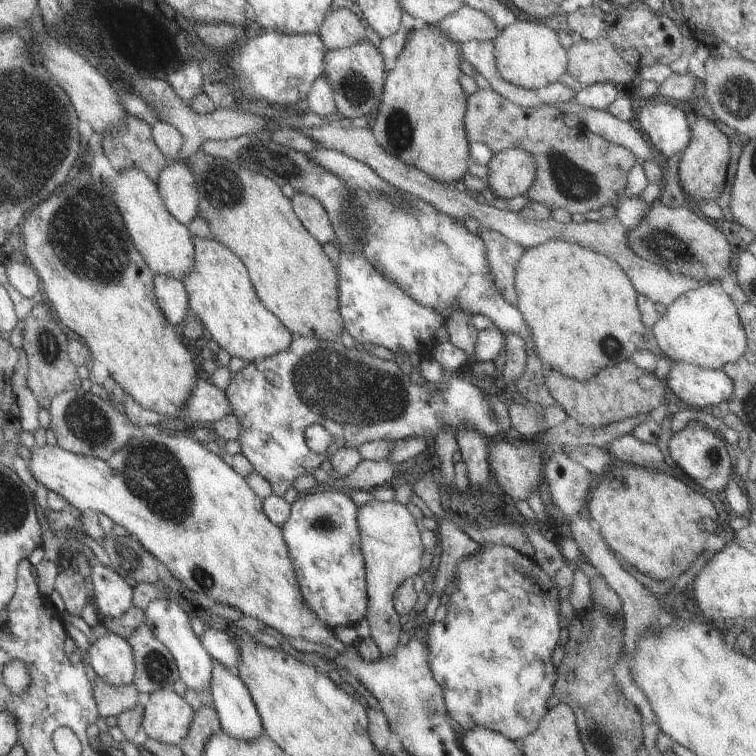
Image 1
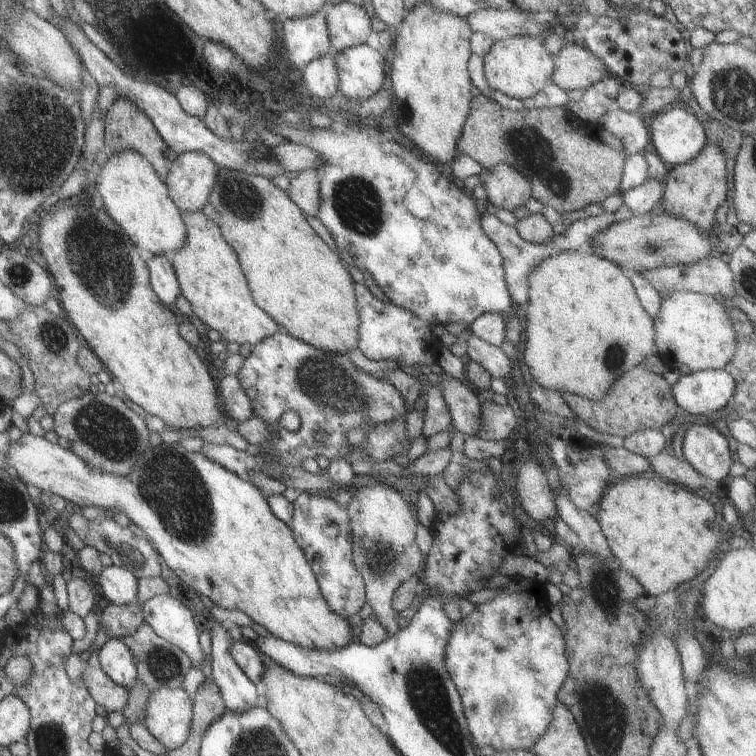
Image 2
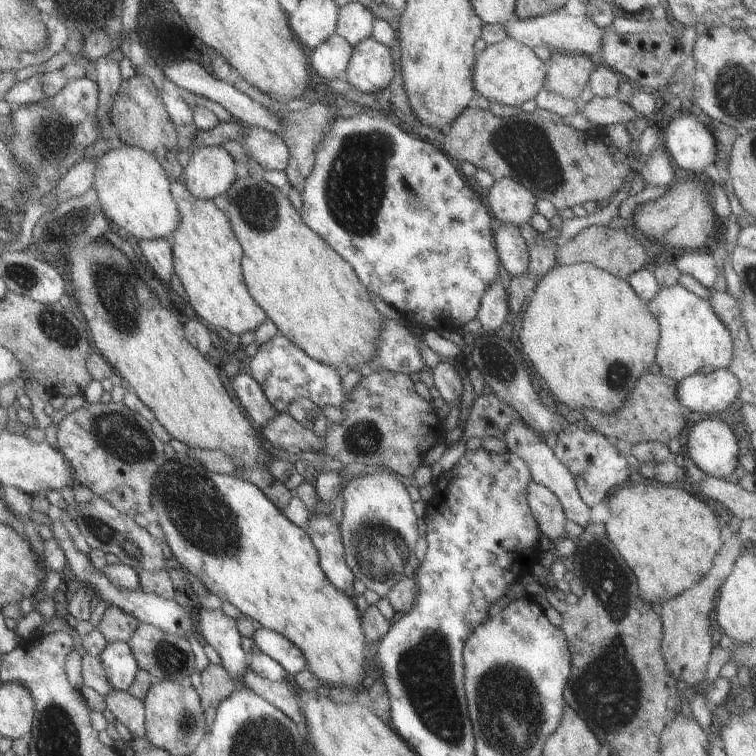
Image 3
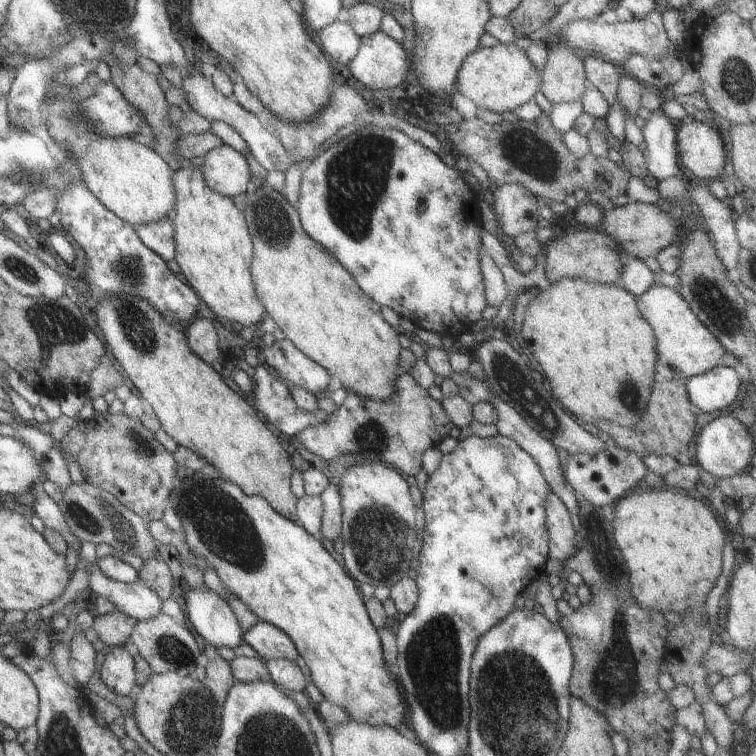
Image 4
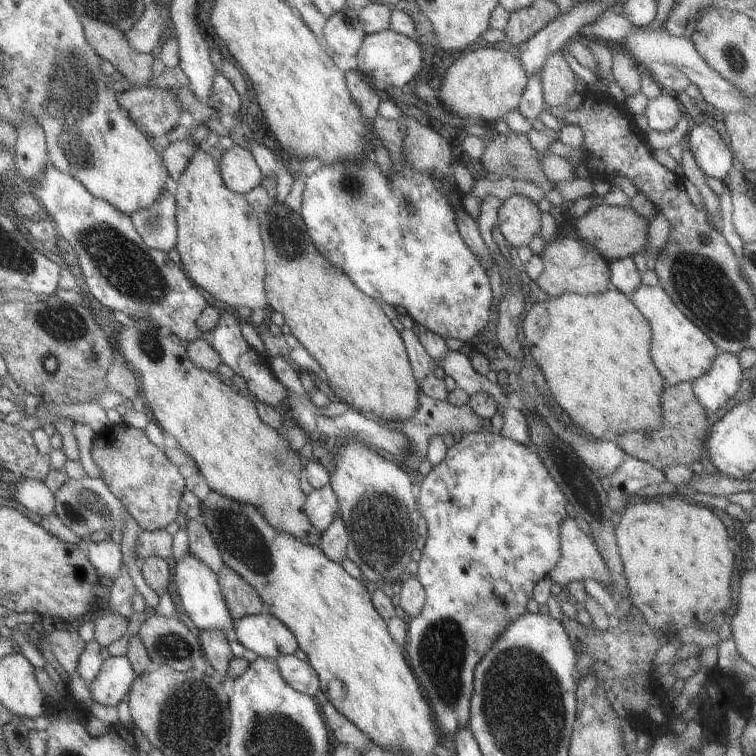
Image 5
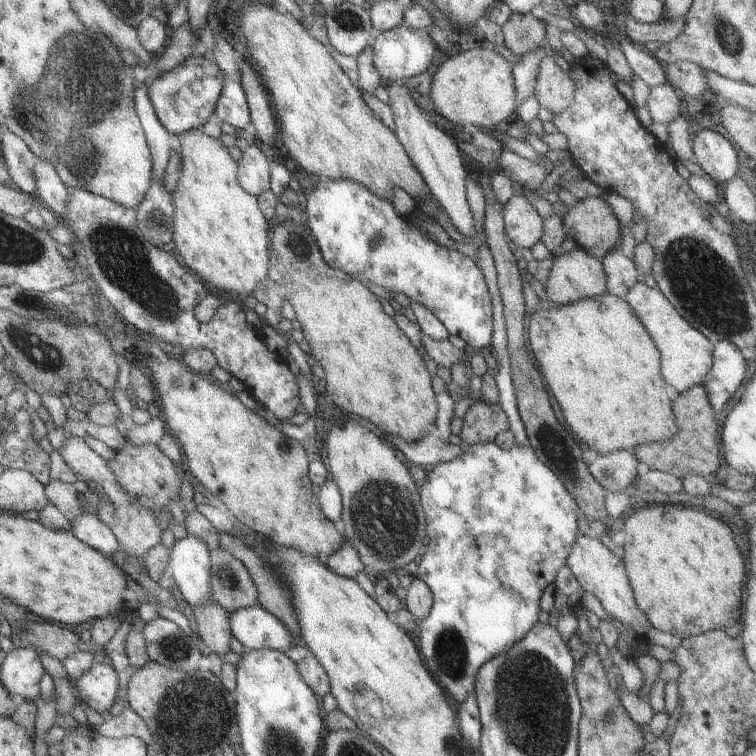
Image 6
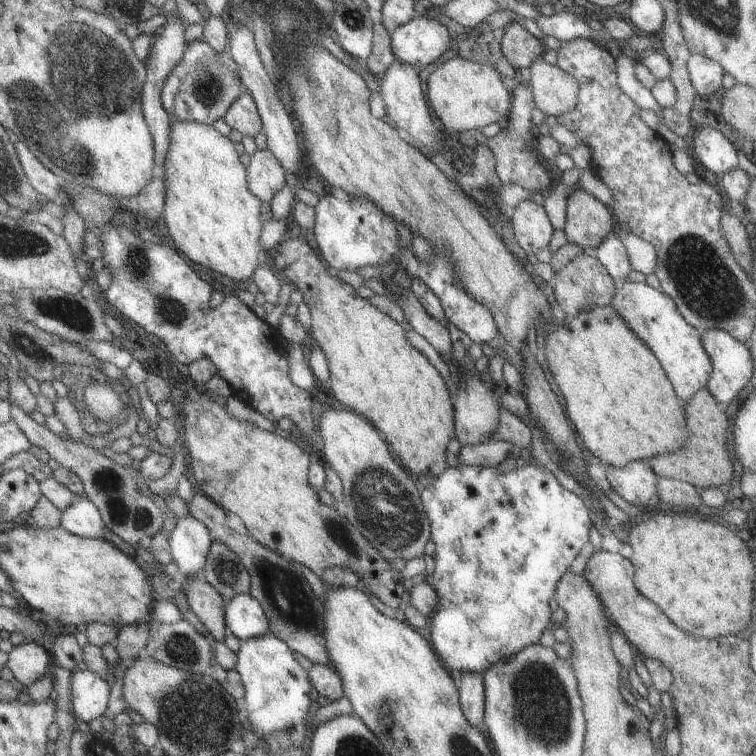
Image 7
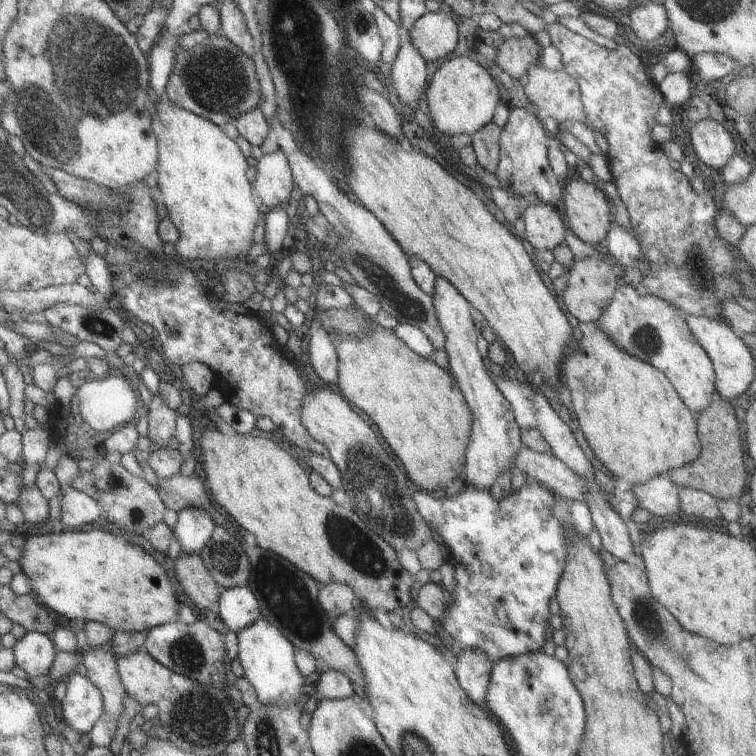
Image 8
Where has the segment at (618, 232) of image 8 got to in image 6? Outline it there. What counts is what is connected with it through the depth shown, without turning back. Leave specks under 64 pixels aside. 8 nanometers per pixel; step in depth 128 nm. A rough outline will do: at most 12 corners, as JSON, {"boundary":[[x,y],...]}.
{"boundary":[[618,247],[599,260],[606,292],[623,298],[637,282],[634,263]]}

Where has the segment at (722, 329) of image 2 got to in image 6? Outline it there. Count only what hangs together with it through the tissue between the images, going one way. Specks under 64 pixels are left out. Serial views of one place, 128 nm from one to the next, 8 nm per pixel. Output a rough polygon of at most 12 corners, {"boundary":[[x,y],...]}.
{"boundary":[[636,282],[623,300],[659,354],[664,384],[702,385],[713,344],[659,290]]}

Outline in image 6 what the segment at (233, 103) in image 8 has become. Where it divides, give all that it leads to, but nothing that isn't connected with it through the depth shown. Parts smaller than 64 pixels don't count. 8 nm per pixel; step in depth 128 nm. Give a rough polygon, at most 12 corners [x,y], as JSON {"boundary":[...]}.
{"boundary":[[191,55],[146,85],[169,134],[200,129],[223,81]]}

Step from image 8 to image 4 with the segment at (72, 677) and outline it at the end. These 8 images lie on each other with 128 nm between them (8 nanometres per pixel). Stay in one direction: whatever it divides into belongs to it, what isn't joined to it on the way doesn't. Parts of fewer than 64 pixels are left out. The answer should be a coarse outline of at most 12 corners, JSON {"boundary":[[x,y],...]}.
{"boundary":[[120,646],[99,665],[101,682],[127,696],[136,684],[134,660]]}

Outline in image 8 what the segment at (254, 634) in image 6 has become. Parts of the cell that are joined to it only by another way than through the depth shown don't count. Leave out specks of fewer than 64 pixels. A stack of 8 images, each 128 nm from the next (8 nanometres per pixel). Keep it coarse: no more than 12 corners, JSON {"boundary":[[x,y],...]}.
{"boundary":[[246,584],[220,591],[216,613],[236,633],[260,617]]}

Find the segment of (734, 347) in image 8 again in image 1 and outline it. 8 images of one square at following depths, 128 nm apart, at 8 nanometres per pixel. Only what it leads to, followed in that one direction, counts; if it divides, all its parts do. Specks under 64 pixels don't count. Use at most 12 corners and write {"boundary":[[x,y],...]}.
{"boundary":[[671,362],[669,395],[696,410],[732,393],[721,369]]}

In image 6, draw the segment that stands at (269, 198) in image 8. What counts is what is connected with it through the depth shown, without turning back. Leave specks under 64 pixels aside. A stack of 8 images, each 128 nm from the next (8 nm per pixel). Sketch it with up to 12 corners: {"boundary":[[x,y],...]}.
{"boundary":[[258,145],[241,151],[235,180],[253,197],[269,189],[269,161]]}

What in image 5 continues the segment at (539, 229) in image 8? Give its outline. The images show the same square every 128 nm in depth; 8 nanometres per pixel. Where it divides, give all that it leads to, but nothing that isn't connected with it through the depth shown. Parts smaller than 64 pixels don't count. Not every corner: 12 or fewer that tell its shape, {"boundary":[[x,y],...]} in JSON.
{"boundary":[[515,194],[502,200],[495,225],[511,250],[539,230],[536,203]]}

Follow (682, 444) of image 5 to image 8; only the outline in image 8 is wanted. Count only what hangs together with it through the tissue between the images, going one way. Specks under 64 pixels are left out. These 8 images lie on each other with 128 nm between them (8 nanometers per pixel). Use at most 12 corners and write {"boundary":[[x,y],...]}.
{"boundary":[[727,399],[700,411],[695,461],[667,472],[677,486],[737,500],[743,468],[739,424]]}

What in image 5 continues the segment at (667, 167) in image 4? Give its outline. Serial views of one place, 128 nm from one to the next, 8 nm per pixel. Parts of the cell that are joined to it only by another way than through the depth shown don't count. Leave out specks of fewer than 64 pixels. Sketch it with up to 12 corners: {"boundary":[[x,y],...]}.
{"boundary":[[675,95],[646,102],[643,128],[670,131],[681,118]]}

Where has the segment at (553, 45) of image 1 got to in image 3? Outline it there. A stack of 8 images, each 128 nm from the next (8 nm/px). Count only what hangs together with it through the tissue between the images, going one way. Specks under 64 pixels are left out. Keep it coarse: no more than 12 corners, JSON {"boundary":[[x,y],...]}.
{"boundary":[[507,38],[474,55],[470,82],[519,106],[544,88],[546,64]]}

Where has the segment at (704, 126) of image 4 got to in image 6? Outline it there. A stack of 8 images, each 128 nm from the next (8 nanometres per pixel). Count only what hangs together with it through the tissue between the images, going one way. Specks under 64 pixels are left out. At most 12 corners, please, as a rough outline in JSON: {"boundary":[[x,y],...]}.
{"boundary":[[713,129],[691,134],[692,159],[709,180],[737,175],[740,154]]}

